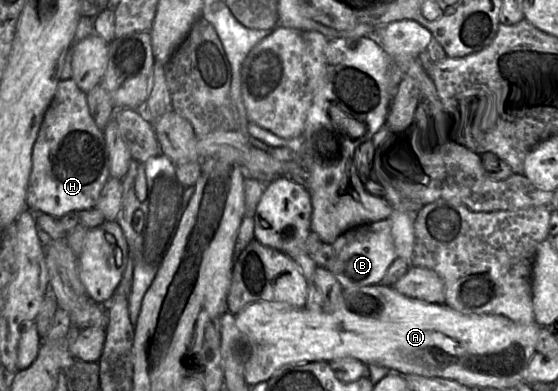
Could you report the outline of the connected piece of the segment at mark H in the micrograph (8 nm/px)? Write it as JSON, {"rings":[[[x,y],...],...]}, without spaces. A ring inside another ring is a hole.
{"rings":[[[72,78],[60,80],[57,85],[33,145],[31,161],[26,195],[28,210],[33,213],[47,213],[59,218],[68,212],[78,212],[95,206],[104,184],[110,177],[108,151],[104,132],[97,127],[90,115],[87,95]]]}

